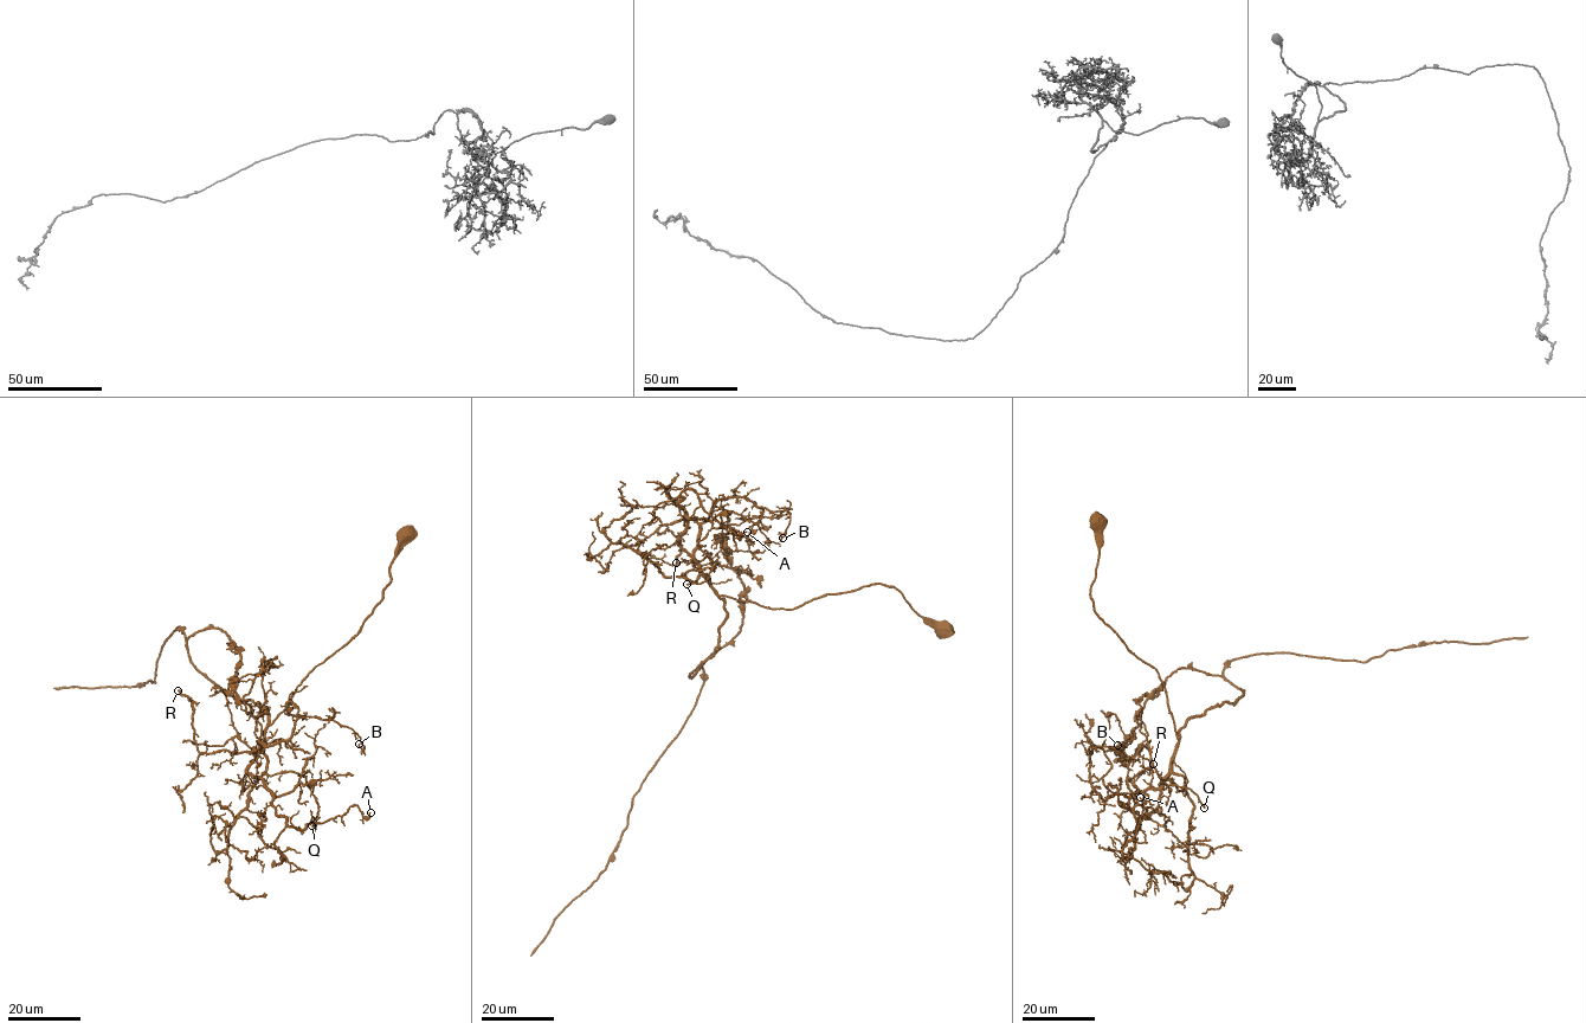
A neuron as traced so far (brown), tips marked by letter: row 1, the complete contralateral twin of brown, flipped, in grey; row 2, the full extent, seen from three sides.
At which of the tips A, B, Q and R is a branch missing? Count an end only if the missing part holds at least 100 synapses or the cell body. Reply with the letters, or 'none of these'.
none of these

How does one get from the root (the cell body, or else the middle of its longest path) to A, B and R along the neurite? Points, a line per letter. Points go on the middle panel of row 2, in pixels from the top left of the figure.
A: (943, 631), (891, 585), (787, 610), (720, 596), (678, 544), (679, 495), (694, 491), (740, 539), (747, 532)
B: (943, 631), (891, 585), (787, 610), (720, 596), (694, 554), (715, 501), (736, 495), (790, 513), (782, 538)
R: (943, 631), (891, 585), (787, 610), (720, 596), (694, 554), (691, 519), (656, 532), (681, 538), (676, 563)

